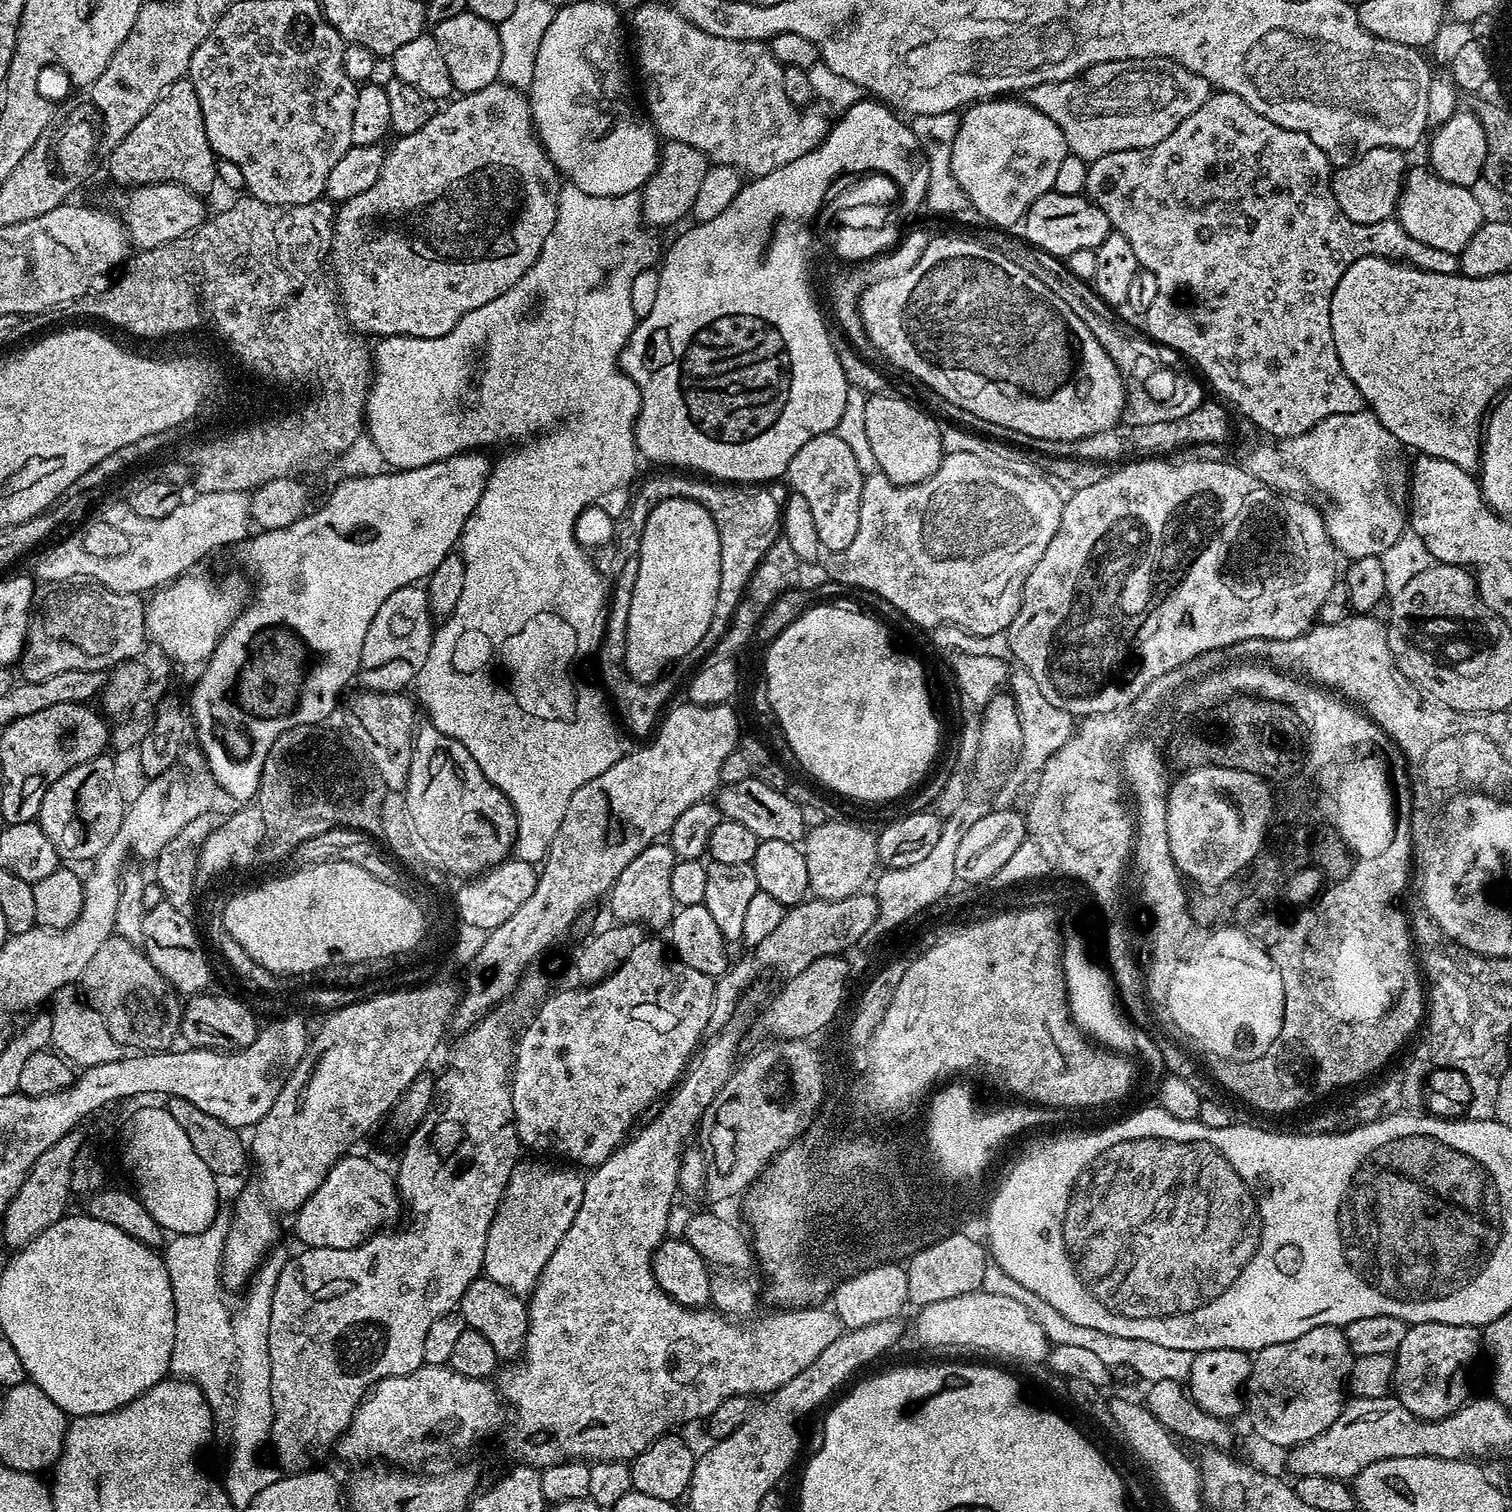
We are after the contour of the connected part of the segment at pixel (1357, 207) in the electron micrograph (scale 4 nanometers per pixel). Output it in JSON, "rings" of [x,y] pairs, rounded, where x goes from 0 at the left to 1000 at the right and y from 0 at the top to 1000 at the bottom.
{"rings":[[[909,98],[902,101],[901,103],[897,103],[892,108],[887,108],[881,115],[881,128],[890,144],[893,144],[899,148],[908,148],[915,146],[921,145],[923,140],[923,135],[926,133],[926,124],[929,122],[929,115],[930,108],[929,108],[929,101],[926,99],[921,100],[919,98]]]}

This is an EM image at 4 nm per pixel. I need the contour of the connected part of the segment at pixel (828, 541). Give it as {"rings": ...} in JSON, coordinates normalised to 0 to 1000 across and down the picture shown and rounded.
{"rings":[[[552,285],[536,290],[536,292],[522,303],[520,317],[524,319],[523,325],[534,330],[543,363],[548,366],[556,365],[565,358],[565,353],[567,353],[567,340],[570,340],[571,316],[562,295]]]}

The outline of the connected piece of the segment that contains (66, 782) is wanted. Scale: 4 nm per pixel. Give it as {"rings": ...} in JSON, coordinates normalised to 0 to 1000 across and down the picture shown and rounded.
{"rings":[[[67,499],[63,503],[44,509],[44,512],[28,522],[25,529],[25,544],[28,552],[33,554],[36,562],[43,569],[60,570],[75,557],[83,536],[83,529],[79,527],[79,521],[77,519],[77,508],[71,499]]]}

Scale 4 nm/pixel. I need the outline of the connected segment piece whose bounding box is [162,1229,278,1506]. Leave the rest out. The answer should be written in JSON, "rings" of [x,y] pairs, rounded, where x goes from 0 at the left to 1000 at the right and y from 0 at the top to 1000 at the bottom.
{"rings":[[[136,813],[133,815],[114,817],[107,830],[112,843],[116,864],[115,893],[111,904],[118,912],[126,913],[133,918],[145,946],[146,944],[151,949],[153,964],[151,966],[151,974],[147,983],[154,995],[160,996],[184,978],[183,969],[177,968],[171,960],[174,955],[178,954],[180,948],[177,903],[175,897],[156,897],[153,895],[153,892],[156,892],[156,886],[153,886],[155,871],[146,860],[146,833],[148,831],[146,815]]]}

